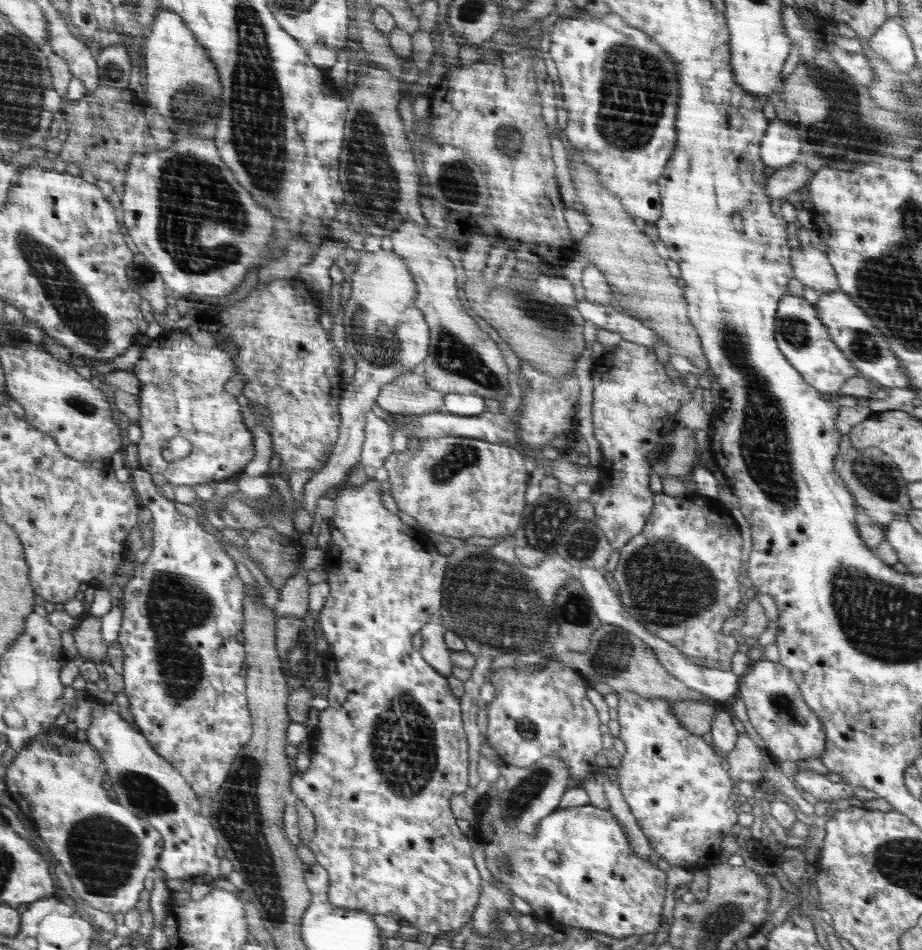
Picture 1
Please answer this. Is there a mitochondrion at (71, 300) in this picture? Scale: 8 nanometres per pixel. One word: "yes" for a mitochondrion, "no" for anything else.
yes

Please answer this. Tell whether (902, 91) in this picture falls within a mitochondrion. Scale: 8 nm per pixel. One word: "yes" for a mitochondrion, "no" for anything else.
yes

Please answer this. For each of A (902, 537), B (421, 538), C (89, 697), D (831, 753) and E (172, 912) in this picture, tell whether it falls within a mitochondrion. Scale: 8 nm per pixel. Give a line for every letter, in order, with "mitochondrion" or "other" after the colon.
A: other
B: other
C: other
D: other
E: other

